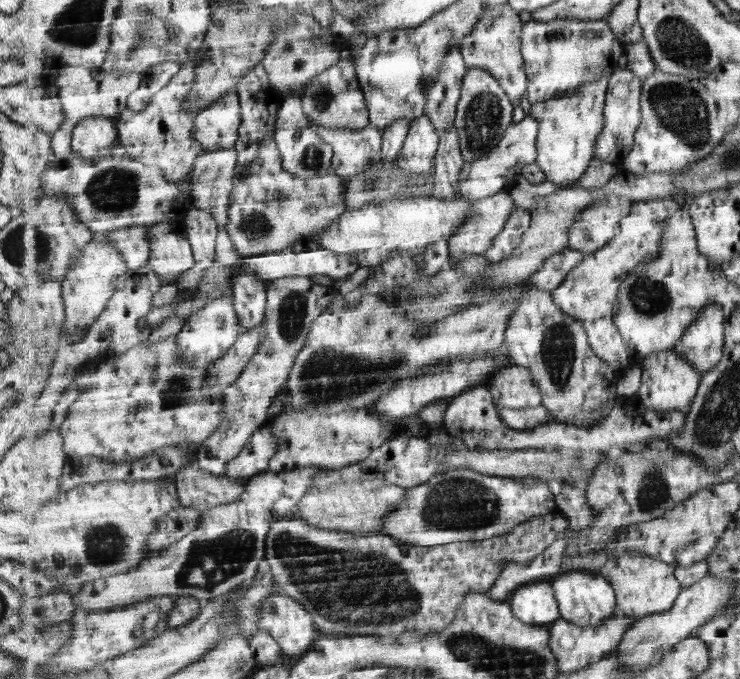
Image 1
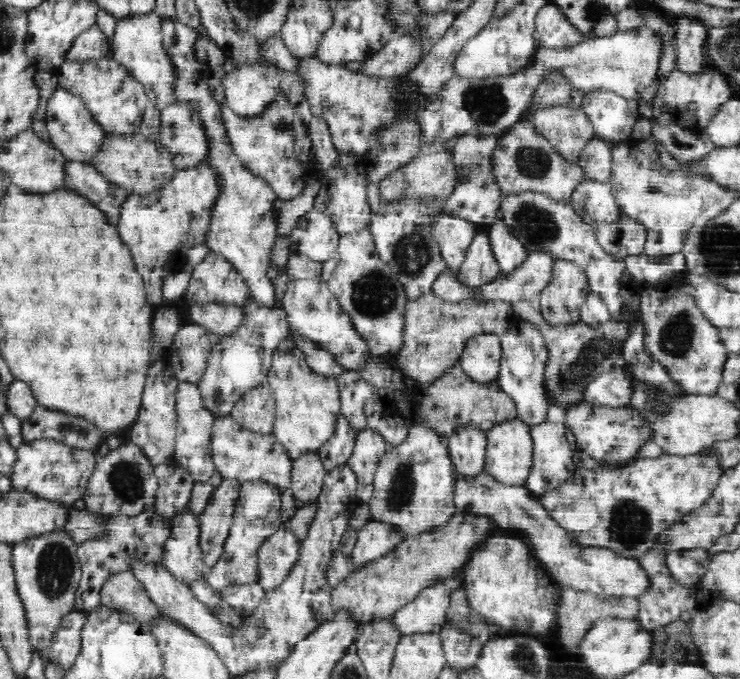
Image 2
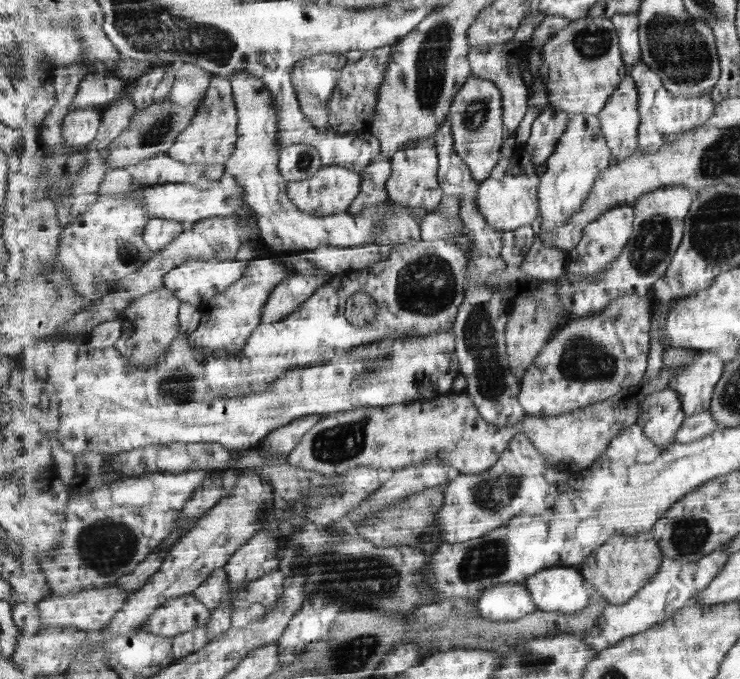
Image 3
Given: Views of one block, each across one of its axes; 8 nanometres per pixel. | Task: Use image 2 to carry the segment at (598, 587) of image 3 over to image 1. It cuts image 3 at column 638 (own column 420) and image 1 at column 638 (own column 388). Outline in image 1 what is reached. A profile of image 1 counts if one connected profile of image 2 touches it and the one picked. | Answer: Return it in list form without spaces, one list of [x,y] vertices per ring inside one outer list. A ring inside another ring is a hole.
[[[629,551],[605,562],[598,573],[605,577],[615,589],[617,610],[629,617],[641,619],[673,608],[681,592],[681,584],[675,578],[675,565],[667,564],[652,556]]]

